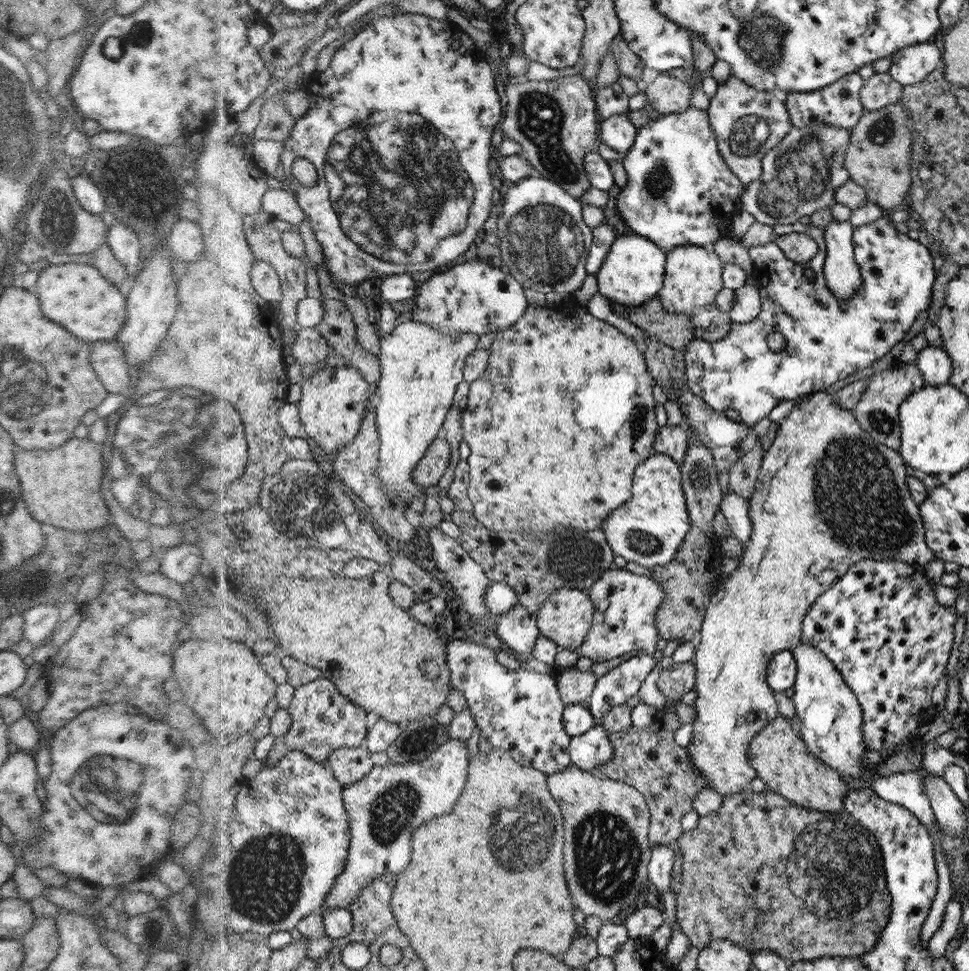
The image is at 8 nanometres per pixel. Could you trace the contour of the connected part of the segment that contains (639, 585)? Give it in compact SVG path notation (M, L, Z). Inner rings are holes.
M613 567L606 570L586 592L595 605L595 618L586 640L577 650L581 656L602 662L640 648L642 653L649 655L656 652L659 629L655 620L666 596L666 591L658 581L632 573L626 568Z

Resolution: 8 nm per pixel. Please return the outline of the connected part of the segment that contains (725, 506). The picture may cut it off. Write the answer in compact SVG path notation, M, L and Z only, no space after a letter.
M728 490L728 493L722 496L719 508L728 521L731 536L745 545L752 533L749 500L738 496L732 490Z

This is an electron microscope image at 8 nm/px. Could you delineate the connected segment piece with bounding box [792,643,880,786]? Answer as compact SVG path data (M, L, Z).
M801 644L792 654L799 661L799 674L792 696L796 716L800 720L800 735L810 754L818 758L826 767L839 771L844 778L864 780L871 786L880 776L875 768L866 766L864 754L869 750L863 738L863 709L851 689L839 673L835 664L816 646Z

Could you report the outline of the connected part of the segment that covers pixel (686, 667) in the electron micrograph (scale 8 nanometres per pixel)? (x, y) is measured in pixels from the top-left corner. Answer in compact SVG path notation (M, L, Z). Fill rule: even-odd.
M690 661L684 664L674 664L660 673L657 686L667 700L679 700L686 692L694 690L695 668L694 662Z

